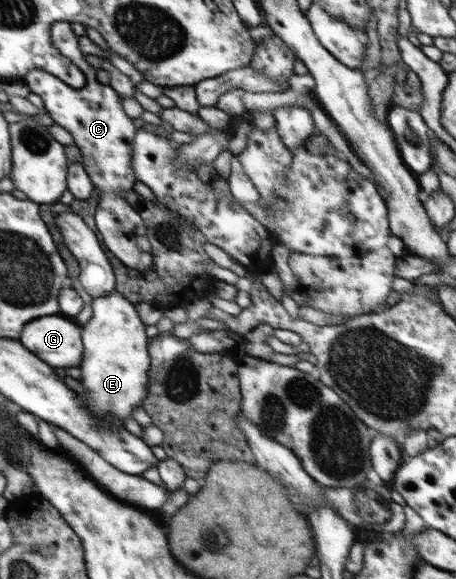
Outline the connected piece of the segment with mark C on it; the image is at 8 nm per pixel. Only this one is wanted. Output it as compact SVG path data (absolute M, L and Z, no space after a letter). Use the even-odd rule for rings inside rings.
M56 22L50 27L50 36L58 55L64 56L70 68L83 75L86 84L80 89L71 88L62 79L53 74L32 72L24 77L30 93L39 95L53 123L65 128L73 136L74 142L83 155L83 165L95 188L102 192L94 214L95 223L107 249L121 259L127 267L137 271L147 271L153 265L153 254L150 241L147 239L147 228L144 219L125 200L123 192L134 189L136 182L131 162L134 148L134 137L137 129L134 119L123 112L120 96L110 86L97 80L97 69L85 59L79 49L79 36L73 32L71 23Z

